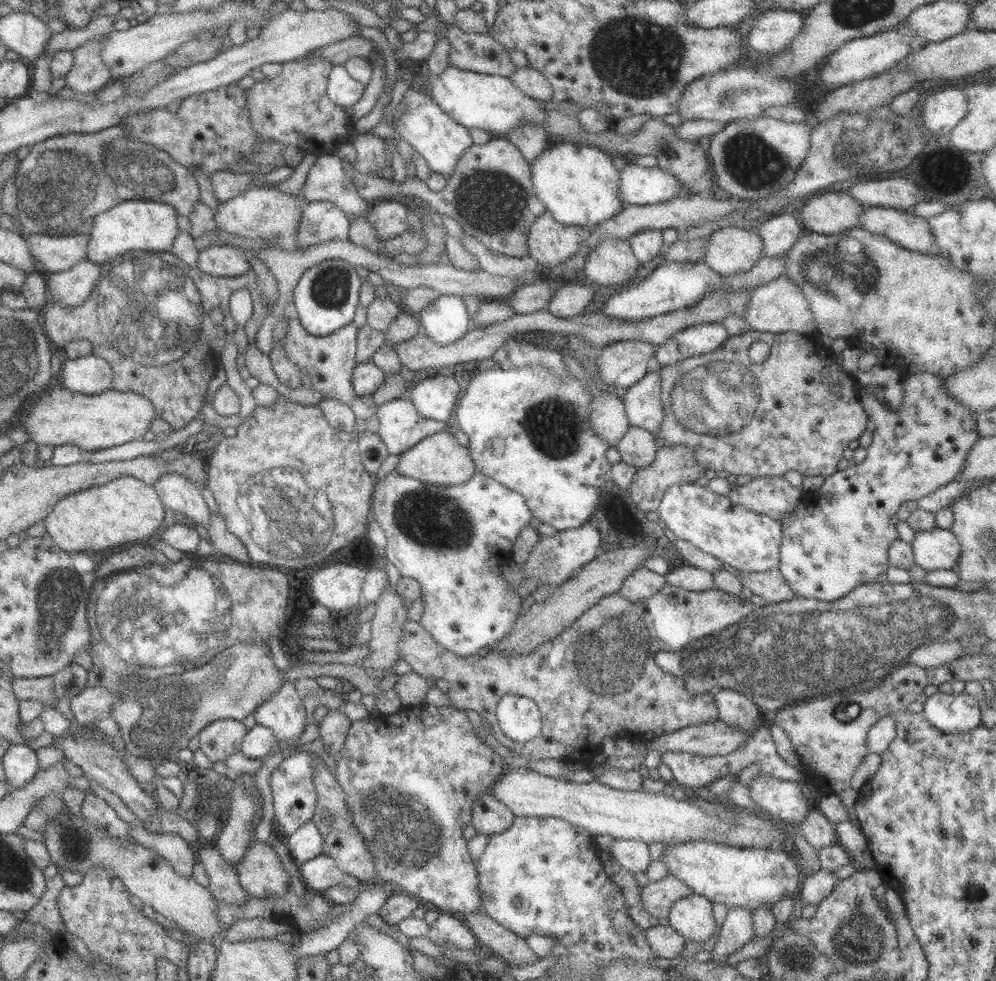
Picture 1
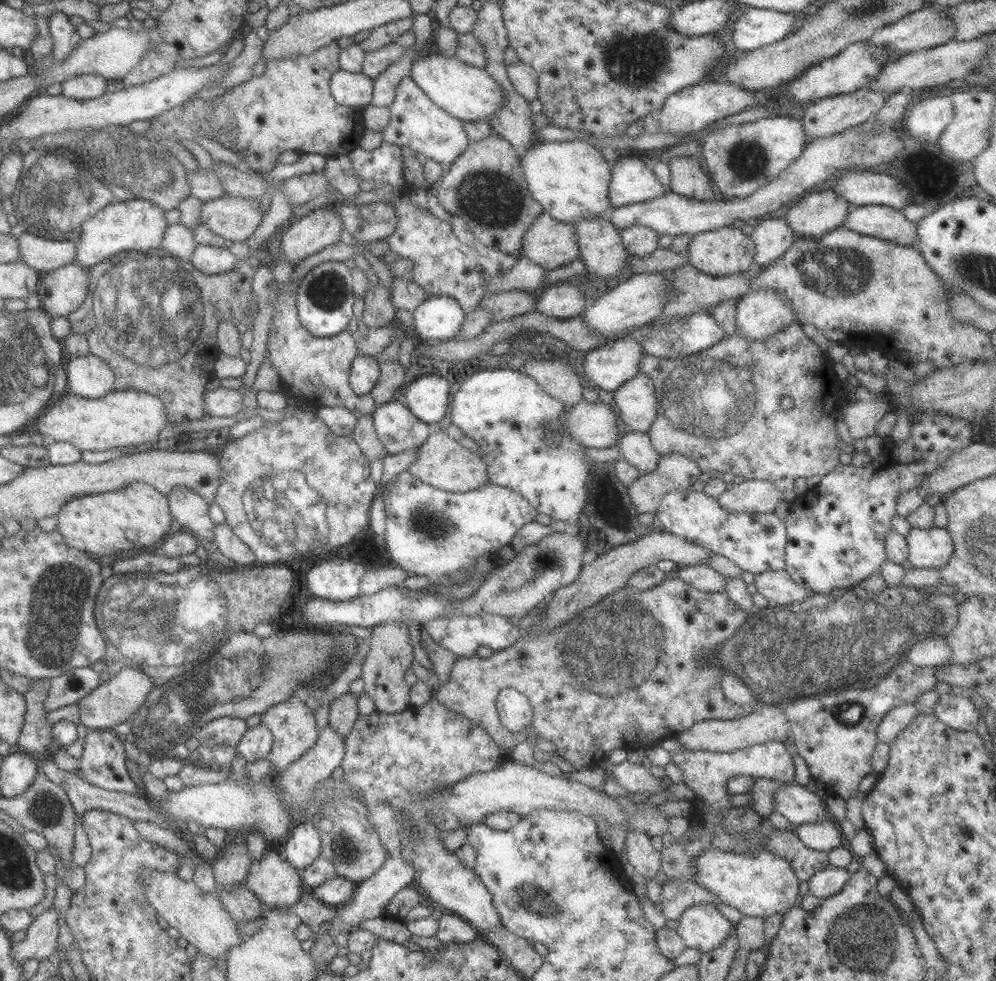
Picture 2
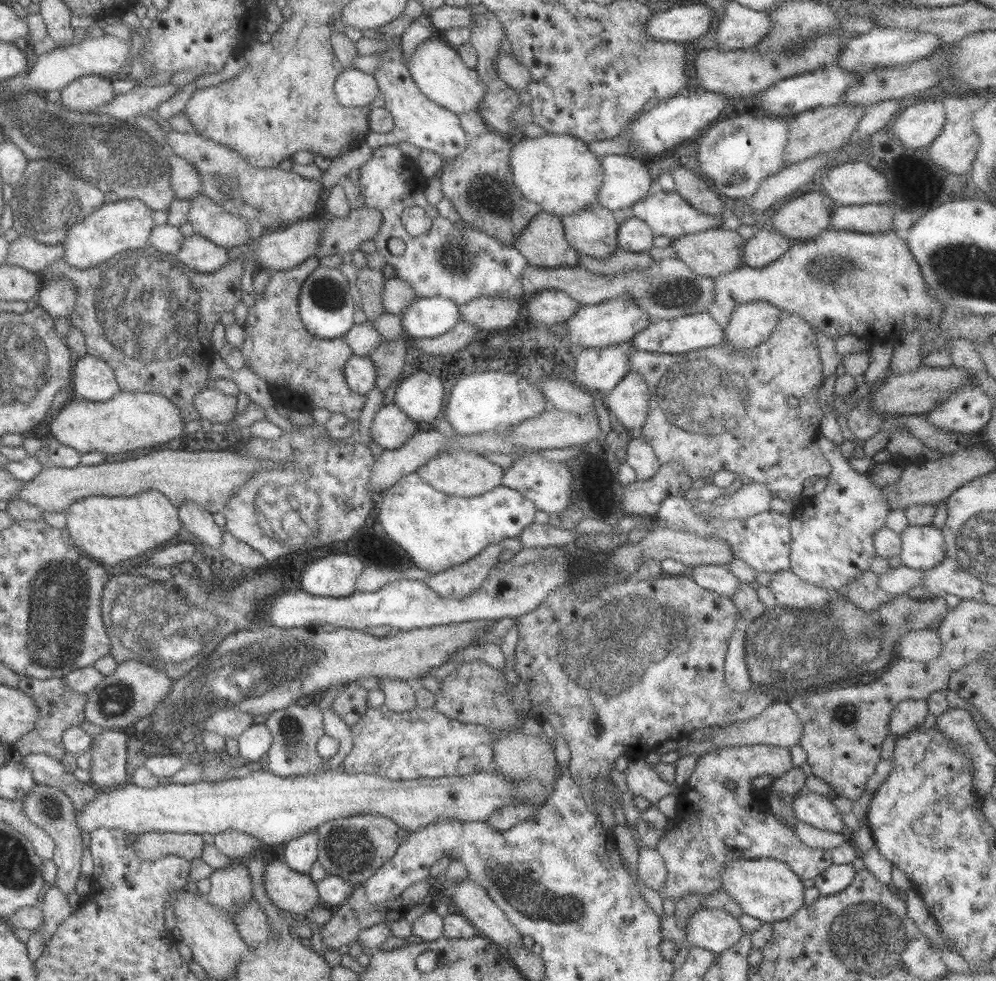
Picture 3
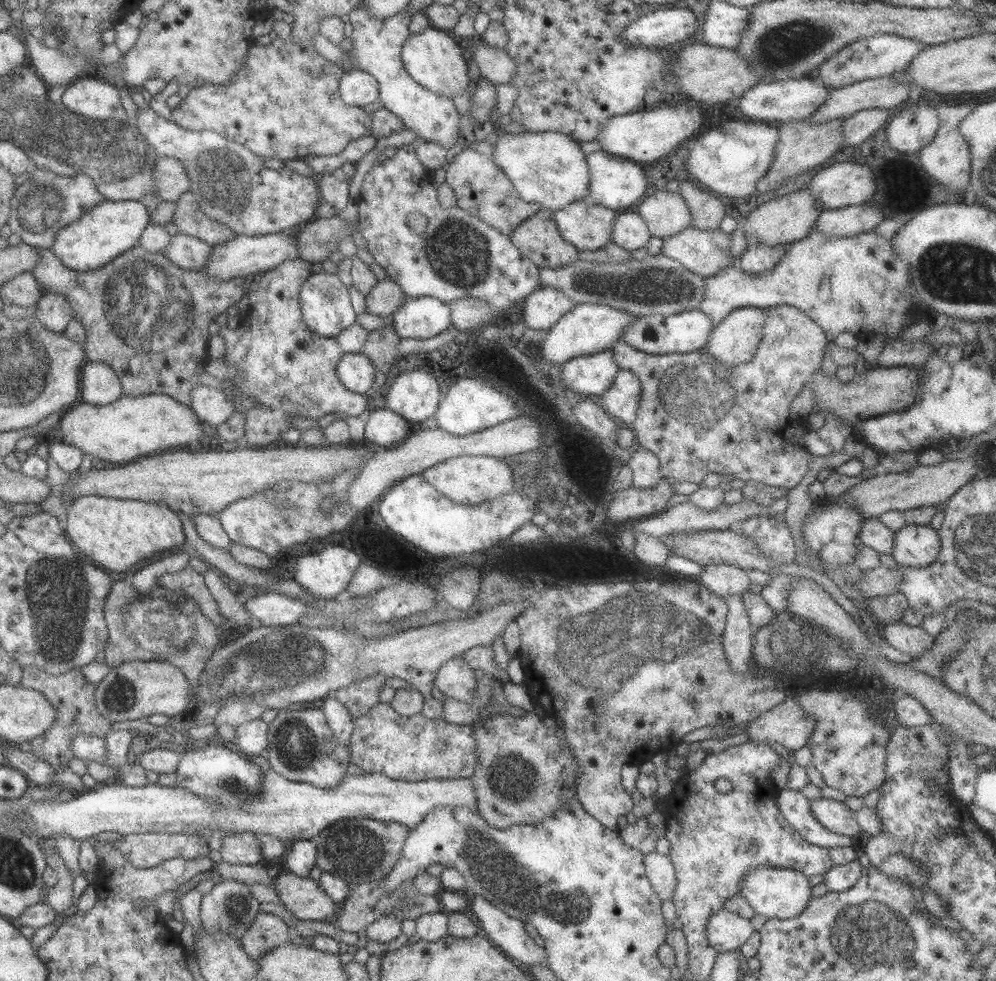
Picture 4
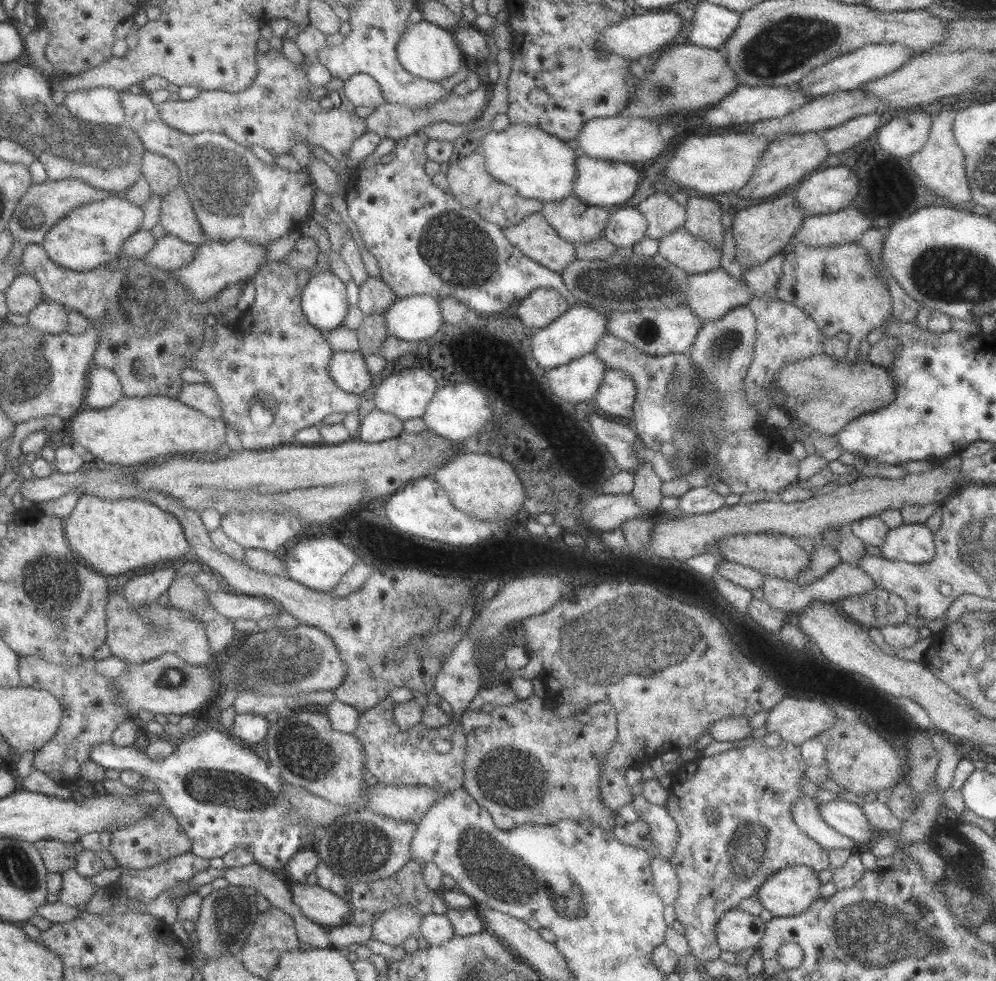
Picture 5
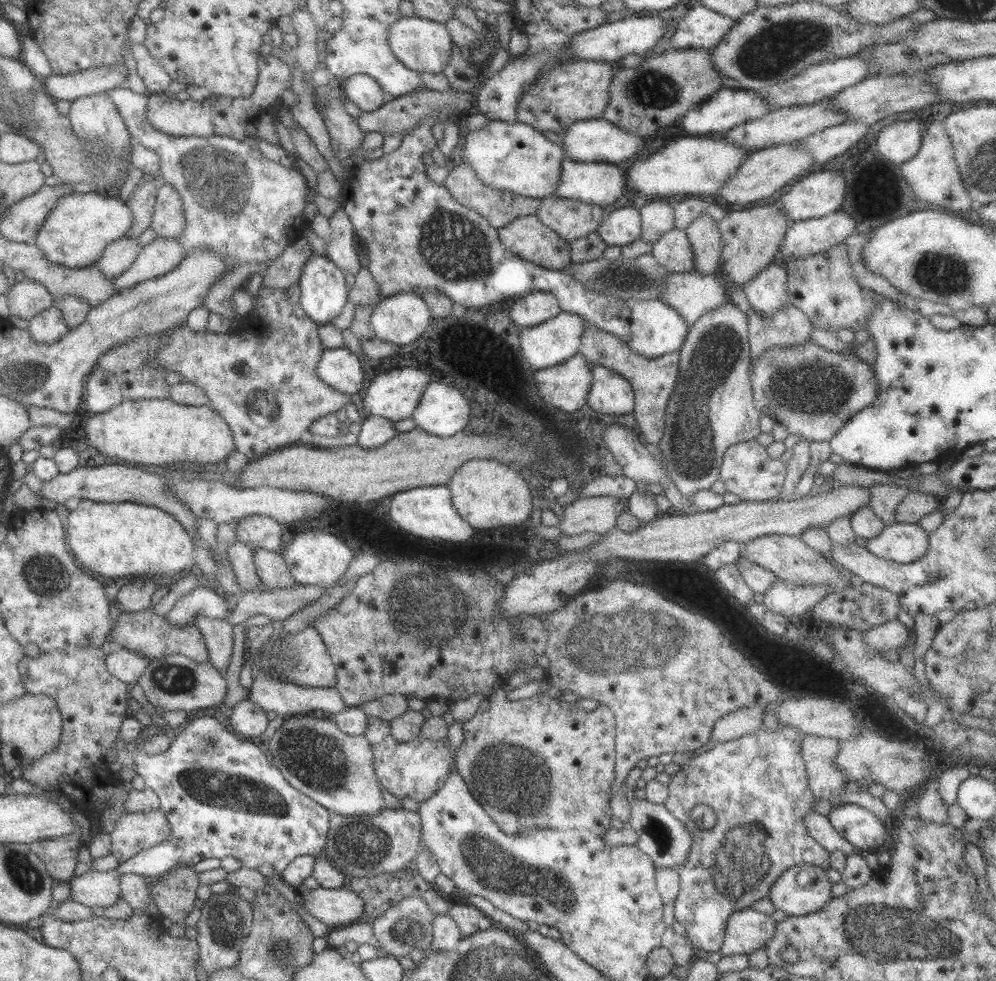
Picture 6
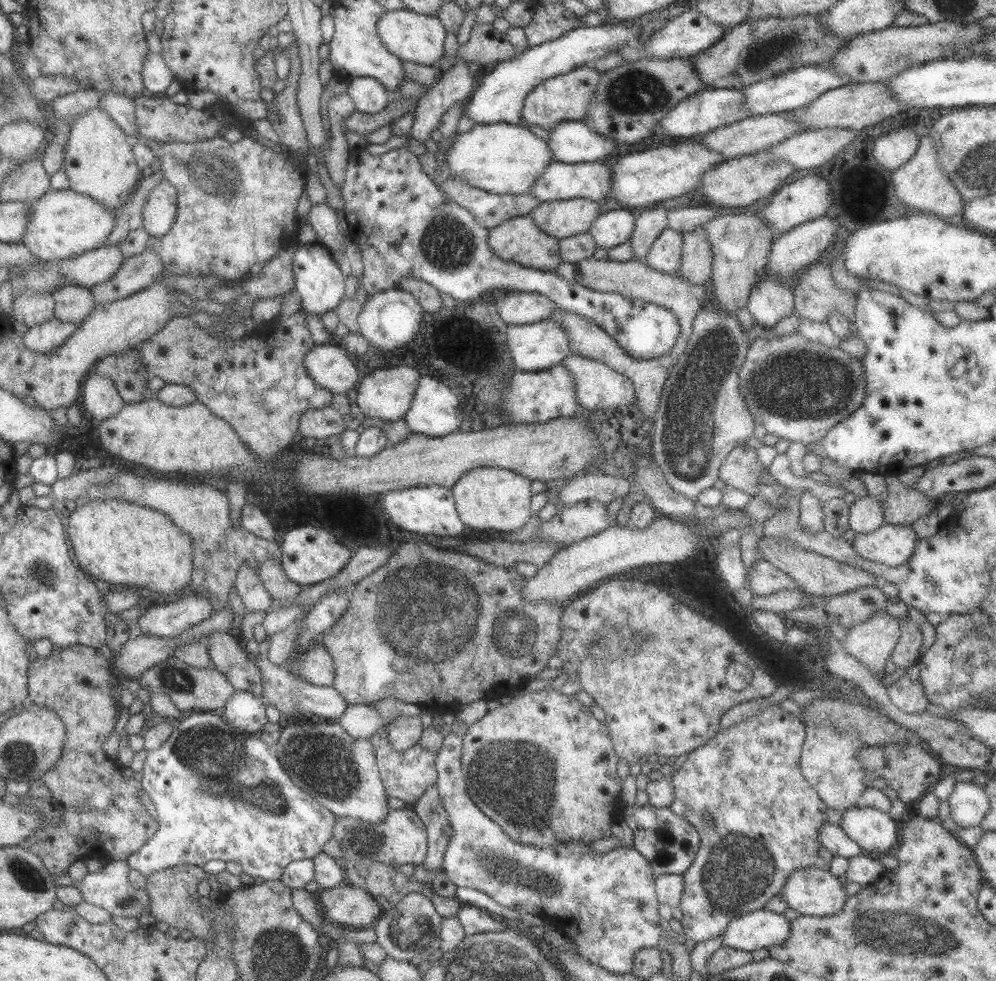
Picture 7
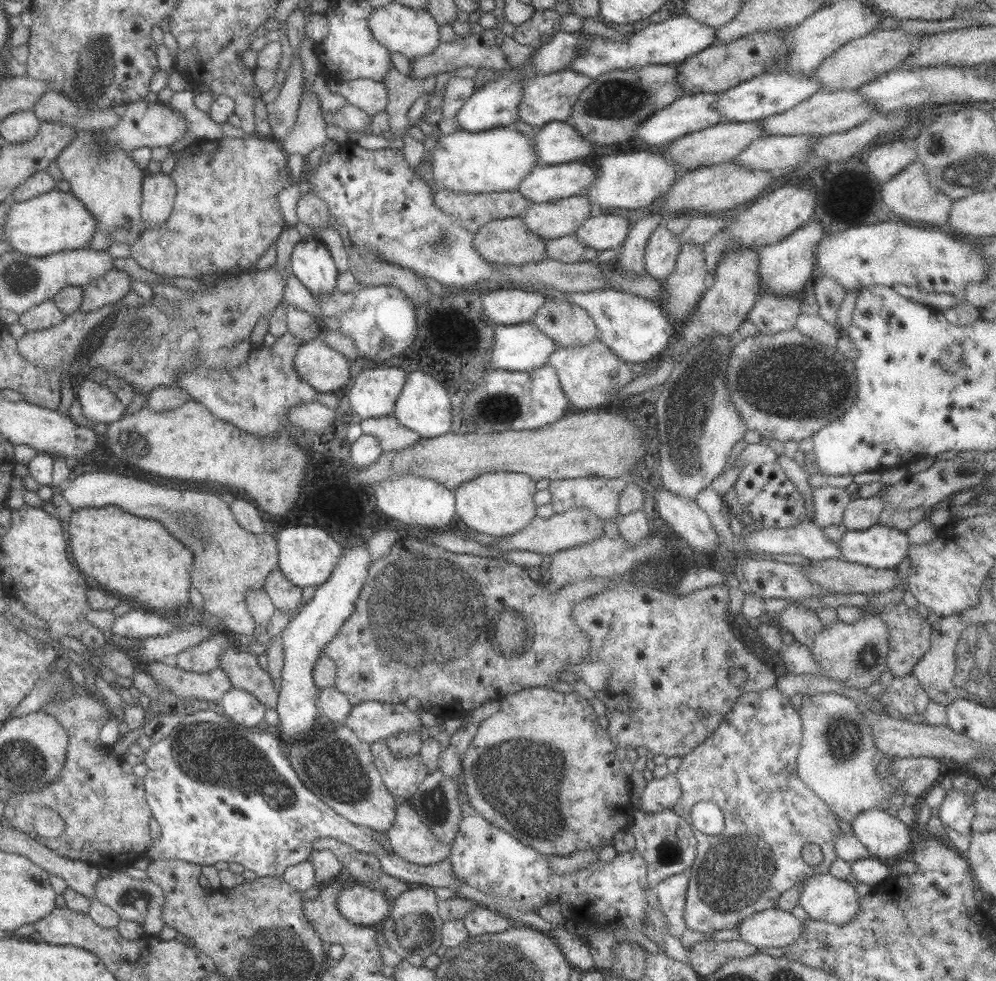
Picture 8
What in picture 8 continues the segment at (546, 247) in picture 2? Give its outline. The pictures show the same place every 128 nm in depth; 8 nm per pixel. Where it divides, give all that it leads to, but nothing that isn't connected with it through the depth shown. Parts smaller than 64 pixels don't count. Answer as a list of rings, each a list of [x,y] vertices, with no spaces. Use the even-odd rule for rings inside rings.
[[[509,217],[487,221],[472,236],[472,248],[488,263],[503,266],[519,266],[529,262],[545,260],[544,240],[529,232],[523,224],[522,217]]]

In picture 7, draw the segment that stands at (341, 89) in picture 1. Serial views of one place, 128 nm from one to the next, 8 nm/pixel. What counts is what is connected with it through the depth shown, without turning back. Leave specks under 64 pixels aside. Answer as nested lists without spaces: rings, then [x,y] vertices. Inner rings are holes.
[[[355,77],[348,80],[346,93],[358,112],[377,113],[388,104],[389,92],[373,78]]]

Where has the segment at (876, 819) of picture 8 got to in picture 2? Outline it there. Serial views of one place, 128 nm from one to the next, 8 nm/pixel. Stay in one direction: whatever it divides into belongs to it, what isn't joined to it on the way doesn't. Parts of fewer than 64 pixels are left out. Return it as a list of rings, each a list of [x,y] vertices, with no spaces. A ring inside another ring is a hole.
[[[796,782],[777,788],[768,808],[769,811],[777,811],[795,826],[815,824],[821,820],[835,822],[825,806],[825,801]]]

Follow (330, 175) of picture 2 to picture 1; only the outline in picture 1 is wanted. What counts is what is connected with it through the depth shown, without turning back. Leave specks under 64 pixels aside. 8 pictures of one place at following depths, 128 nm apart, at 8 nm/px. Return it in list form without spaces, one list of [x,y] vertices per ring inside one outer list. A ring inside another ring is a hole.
[[[493,137],[481,145],[472,144],[470,148],[463,151],[463,154],[457,160],[453,173],[446,177],[446,184],[439,192],[429,190],[426,183],[416,177],[406,179],[405,182],[400,184],[390,179],[387,180],[381,177],[380,174],[360,174],[357,170],[354,170],[352,162],[344,162],[340,159],[340,164],[345,177],[352,179],[350,180],[351,185],[363,200],[369,202],[388,200],[394,195],[415,198],[425,204],[426,208],[433,209],[439,215],[456,220],[465,233],[477,238],[488,250],[504,256],[520,258],[528,255],[526,239],[529,227],[538,216],[546,211],[543,202],[540,202],[535,196],[531,181],[530,164],[524,160],[523,155],[516,150],[516,147],[503,137]]]

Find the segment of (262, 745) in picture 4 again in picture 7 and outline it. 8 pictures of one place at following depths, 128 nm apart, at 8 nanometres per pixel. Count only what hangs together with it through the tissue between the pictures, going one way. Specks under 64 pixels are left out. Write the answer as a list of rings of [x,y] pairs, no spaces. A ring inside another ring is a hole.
[[[233,691],[233,695],[225,701],[220,715],[234,728],[241,728],[245,732],[257,732],[266,724],[266,703],[262,697],[247,691]]]

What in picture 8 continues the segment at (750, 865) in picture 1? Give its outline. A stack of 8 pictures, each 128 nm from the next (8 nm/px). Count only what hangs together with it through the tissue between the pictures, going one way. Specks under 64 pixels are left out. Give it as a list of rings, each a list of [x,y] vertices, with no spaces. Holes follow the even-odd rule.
[[[811,874],[801,880],[797,904],[813,920],[847,924],[859,912],[859,895],[851,883],[825,874]]]

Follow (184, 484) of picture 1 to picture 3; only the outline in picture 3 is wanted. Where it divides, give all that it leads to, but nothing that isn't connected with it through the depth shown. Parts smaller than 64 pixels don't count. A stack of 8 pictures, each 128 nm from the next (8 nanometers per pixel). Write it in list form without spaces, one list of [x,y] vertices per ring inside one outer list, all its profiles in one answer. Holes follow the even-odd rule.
[[[183,502],[177,507],[177,518],[185,530],[191,532],[204,546],[207,546],[207,552],[219,549],[223,528],[215,524],[212,513],[203,510],[195,502]]]

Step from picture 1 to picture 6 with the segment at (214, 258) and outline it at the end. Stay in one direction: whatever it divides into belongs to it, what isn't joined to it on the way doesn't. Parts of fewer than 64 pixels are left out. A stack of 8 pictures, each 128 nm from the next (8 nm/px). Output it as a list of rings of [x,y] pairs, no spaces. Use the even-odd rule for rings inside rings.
[[[156,237],[150,244],[141,246],[133,262],[113,279],[113,286],[115,290],[122,291],[143,280],[163,276],[175,268],[182,258],[182,249],[175,239]]]

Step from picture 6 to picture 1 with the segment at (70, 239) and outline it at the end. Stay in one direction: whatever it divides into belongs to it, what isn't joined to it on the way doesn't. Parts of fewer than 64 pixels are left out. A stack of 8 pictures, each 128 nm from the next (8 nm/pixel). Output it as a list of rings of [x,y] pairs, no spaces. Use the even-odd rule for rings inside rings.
[[[149,199],[119,200],[115,206],[93,217],[93,229],[88,236],[86,260],[95,264],[110,262],[127,251],[147,250],[167,252],[178,233],[177,214],[173,206]]]

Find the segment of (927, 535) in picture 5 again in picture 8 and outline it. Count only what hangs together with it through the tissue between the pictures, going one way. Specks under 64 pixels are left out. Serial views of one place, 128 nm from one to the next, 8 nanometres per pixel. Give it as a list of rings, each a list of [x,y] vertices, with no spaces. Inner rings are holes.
[[[874,524],[865,530],[847,530],[837,541],[841,560],[845,562],[857,563],[876,569],[895,569],[896,566],[909,556],[911,545],[907,540],[907,534],[897,528],[889,528]]]

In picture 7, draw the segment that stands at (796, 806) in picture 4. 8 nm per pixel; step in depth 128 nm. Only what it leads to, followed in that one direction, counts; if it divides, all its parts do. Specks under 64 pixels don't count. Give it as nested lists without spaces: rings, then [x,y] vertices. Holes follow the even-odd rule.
[[[823,822],[819,828],[819,836],[817,836],[821,847],[826,848],[834,856],[842,856],[847,860],[861,855],[863,849],[851,840],[839,825]]]

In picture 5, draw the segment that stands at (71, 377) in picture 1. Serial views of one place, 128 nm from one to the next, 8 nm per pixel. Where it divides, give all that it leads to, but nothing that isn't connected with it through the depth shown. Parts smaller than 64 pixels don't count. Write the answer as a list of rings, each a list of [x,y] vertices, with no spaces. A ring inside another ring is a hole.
[[[91,366],[87,372],[85,406],[93,409],[107,408],[124,397],[119,379],[108,368]]]

